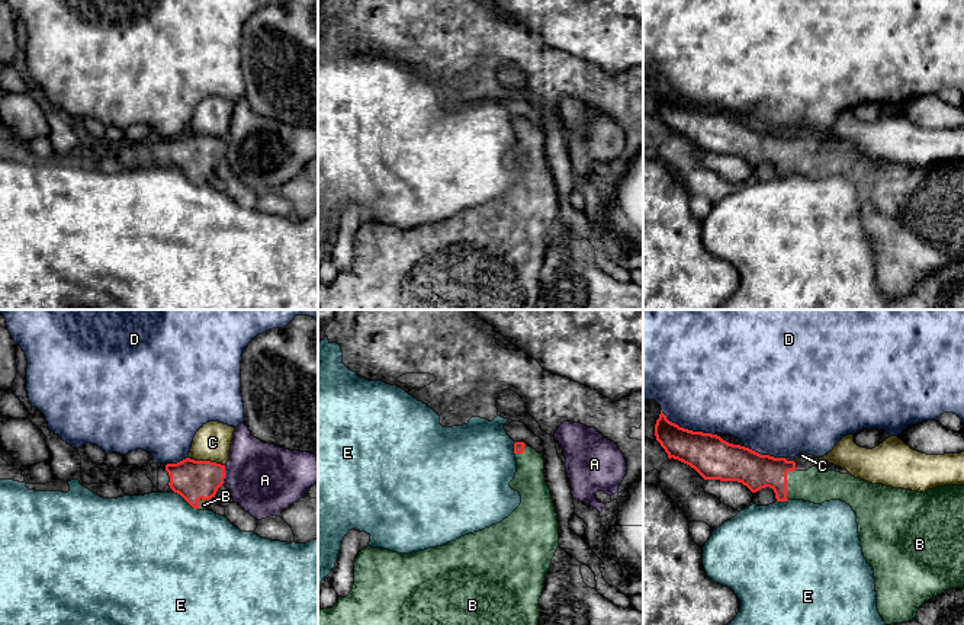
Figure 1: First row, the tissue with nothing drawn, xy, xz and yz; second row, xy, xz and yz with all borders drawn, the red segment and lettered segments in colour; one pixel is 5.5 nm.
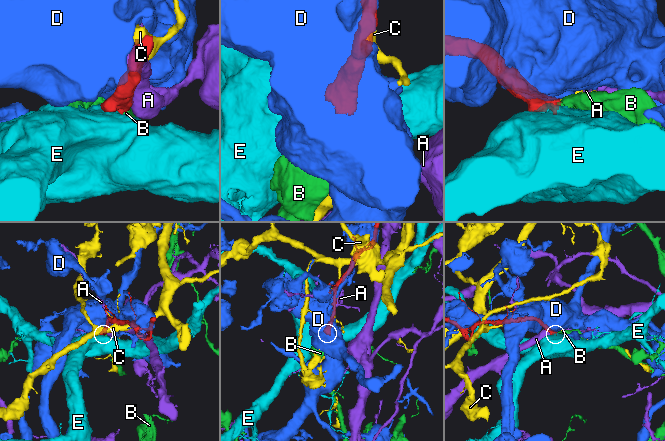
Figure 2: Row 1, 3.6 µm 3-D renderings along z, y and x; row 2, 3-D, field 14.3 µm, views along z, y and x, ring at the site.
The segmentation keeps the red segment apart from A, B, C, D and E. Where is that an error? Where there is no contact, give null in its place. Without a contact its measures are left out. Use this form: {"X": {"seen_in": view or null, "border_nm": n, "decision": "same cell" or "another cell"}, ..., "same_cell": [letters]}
{"A": {"seen_in": "xy", "border_nm": 110, "decision": "another cell"}, "B": {"seen_in": "yz", "border_nm": 170, "decision": "same cell"}, "C": {"seen_in": "xy", "border_nm": 200, "decision": "another cell"}, "D": {"seen_in": "yz", "border_nm": 320, "decision": "another cell"}, "E": {"seen_in": "xy", "border_nm": 170, "decision": "another cell"}, "same_cell": ["B"]}

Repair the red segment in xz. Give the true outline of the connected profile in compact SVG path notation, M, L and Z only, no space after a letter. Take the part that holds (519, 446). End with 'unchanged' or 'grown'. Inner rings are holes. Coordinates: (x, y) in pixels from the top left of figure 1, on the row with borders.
M524 442L514 443L517 472L510 487L520 493L520 506L502 522L485 528L479 532L465 535L443 547L428 548L412 554L398 554L389 549L367 547L362 549L354 562L354 584L347 597L338 597L331 609L318 609L318 625L539 625L540 605L546 574L552 558L559 548L559 522L556 507L544 477L544 458Z; grown

